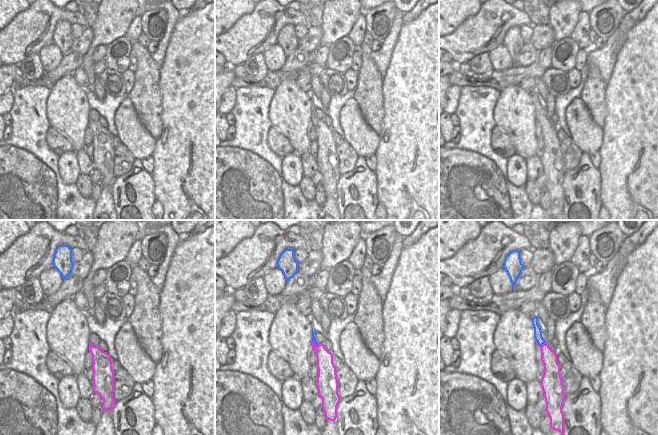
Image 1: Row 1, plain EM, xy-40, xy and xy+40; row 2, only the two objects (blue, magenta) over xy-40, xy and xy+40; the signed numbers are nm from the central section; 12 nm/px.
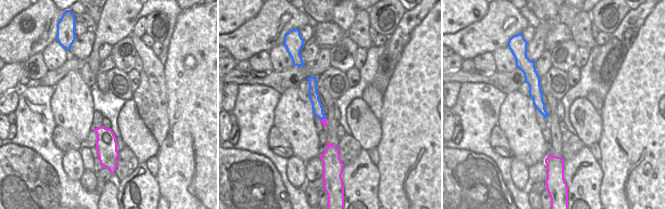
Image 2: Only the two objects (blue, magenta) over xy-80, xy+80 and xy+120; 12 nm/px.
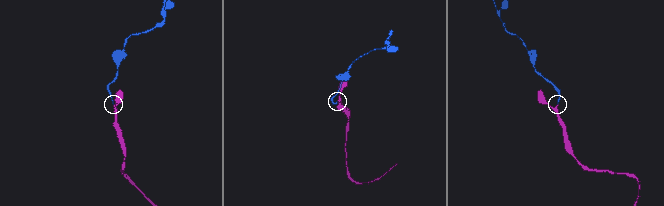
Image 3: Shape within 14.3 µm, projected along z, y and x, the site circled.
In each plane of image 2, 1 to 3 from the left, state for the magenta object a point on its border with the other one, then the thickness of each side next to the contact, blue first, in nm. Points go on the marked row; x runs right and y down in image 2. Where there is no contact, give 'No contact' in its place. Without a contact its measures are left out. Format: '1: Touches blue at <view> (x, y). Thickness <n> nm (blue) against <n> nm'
1: No contact
2: Touches blue at xy+80 (323, 118). Thickness 120 nm (blue) against 70 nm
3: No contact.

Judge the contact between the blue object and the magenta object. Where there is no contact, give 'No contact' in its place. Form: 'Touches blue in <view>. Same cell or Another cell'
Touches blue in xy+40. Same cell.

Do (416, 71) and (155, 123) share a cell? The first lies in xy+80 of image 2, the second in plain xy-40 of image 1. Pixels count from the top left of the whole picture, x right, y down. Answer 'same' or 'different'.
different

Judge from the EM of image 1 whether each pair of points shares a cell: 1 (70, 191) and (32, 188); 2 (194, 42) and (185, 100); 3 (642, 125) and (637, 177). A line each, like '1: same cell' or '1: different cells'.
1: different cells
2: same cell
3: same cell

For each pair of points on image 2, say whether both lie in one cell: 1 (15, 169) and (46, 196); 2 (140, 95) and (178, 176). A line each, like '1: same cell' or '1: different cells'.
1: same cell
2: different cells

